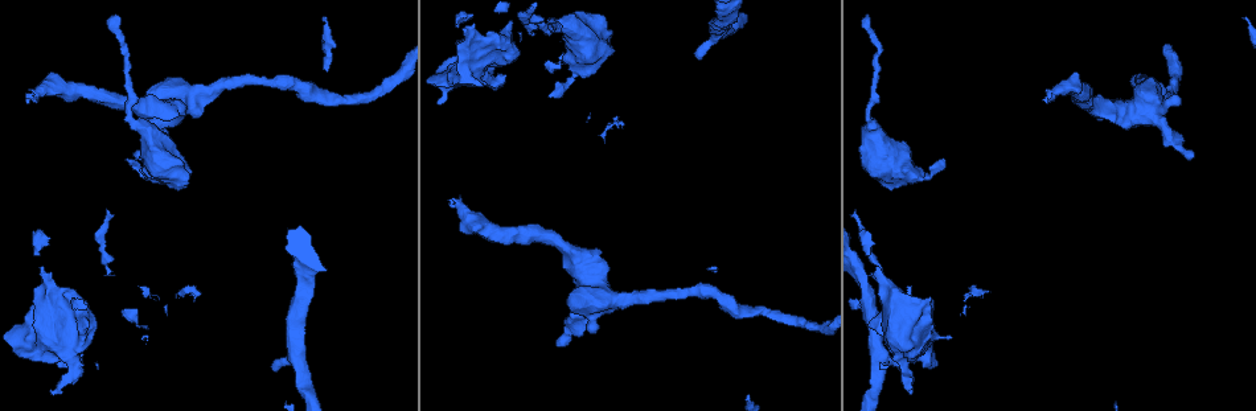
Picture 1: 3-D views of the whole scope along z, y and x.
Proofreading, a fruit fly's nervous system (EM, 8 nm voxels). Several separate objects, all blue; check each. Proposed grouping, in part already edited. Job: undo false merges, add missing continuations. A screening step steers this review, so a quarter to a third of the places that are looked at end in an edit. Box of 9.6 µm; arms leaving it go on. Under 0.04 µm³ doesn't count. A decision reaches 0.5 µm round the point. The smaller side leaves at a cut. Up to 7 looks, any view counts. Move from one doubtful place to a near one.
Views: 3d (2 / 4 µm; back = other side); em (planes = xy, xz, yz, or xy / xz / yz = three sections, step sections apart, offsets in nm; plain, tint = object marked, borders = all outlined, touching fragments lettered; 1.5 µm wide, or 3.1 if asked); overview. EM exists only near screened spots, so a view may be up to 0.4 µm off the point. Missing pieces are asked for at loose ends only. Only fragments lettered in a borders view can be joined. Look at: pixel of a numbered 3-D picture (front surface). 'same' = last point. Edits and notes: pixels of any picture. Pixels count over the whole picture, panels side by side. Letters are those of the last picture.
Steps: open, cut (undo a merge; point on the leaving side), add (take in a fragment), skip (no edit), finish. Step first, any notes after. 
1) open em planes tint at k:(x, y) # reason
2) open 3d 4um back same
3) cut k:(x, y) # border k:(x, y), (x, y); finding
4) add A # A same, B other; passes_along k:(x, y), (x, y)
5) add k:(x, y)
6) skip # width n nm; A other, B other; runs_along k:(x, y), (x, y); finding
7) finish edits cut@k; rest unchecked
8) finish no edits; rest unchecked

open 3d 4um at 1:(555, 344) # free end

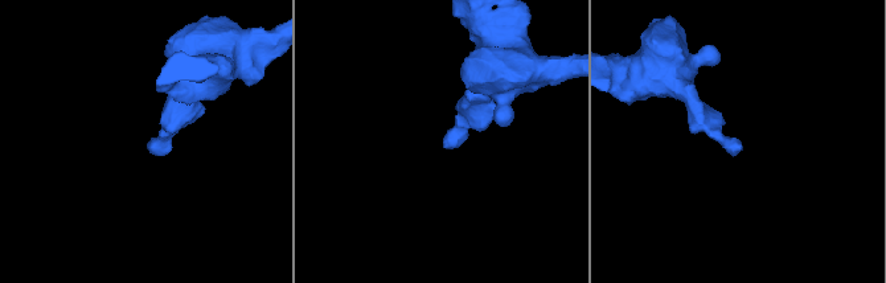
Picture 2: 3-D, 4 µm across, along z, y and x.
open em planes borders at 2:(148, 147) # shape alone is not enough

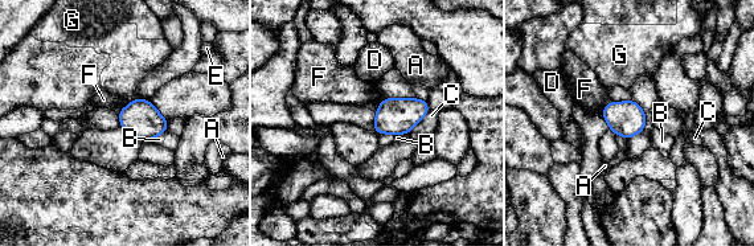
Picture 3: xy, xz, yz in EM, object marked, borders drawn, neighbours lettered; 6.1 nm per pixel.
skip # A other, B other, C other, D other, E other, F other, G other; border 3:(611, 101), (601, 113); none of them fits

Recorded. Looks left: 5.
open em planes plain at 1:(27, 101) # end of a long branch

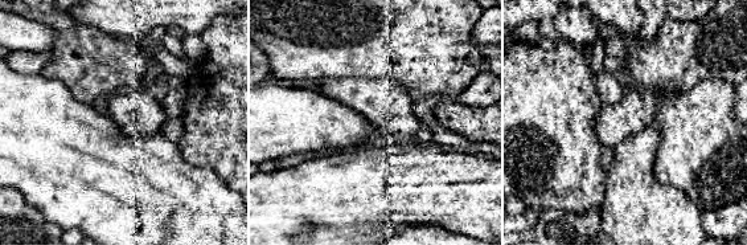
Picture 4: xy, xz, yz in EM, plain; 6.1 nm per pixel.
open em planes borders same # what lies round it

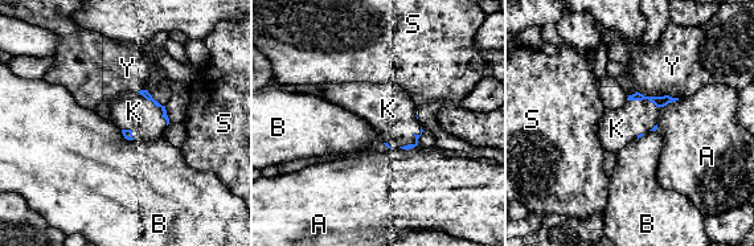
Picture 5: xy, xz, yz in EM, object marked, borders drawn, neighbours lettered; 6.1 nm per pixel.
add K # A other, B other, K same, S other, Y other; the cell continues

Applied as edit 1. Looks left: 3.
finish edits add@5; rest unchecked

